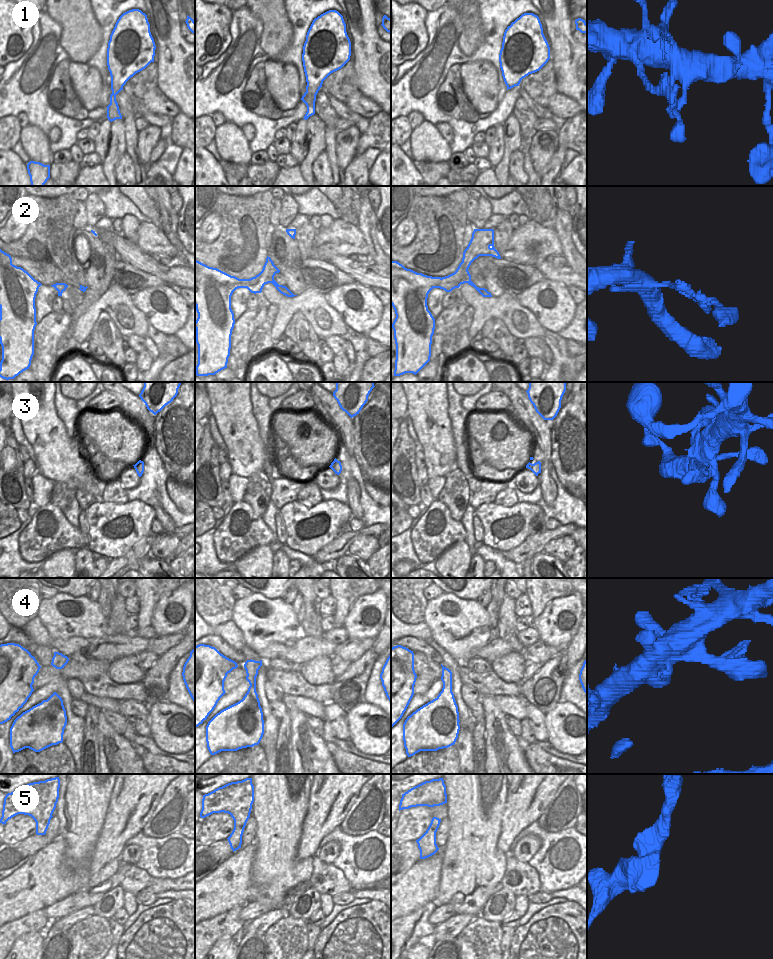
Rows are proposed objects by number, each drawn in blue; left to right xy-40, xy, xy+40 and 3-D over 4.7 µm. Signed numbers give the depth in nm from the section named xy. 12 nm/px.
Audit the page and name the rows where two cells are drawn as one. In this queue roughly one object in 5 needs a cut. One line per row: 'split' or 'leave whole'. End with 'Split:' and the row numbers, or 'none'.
1: leave whole
2: split
3: leave whole
4: leave whole
5: leave whole
Split: 2

